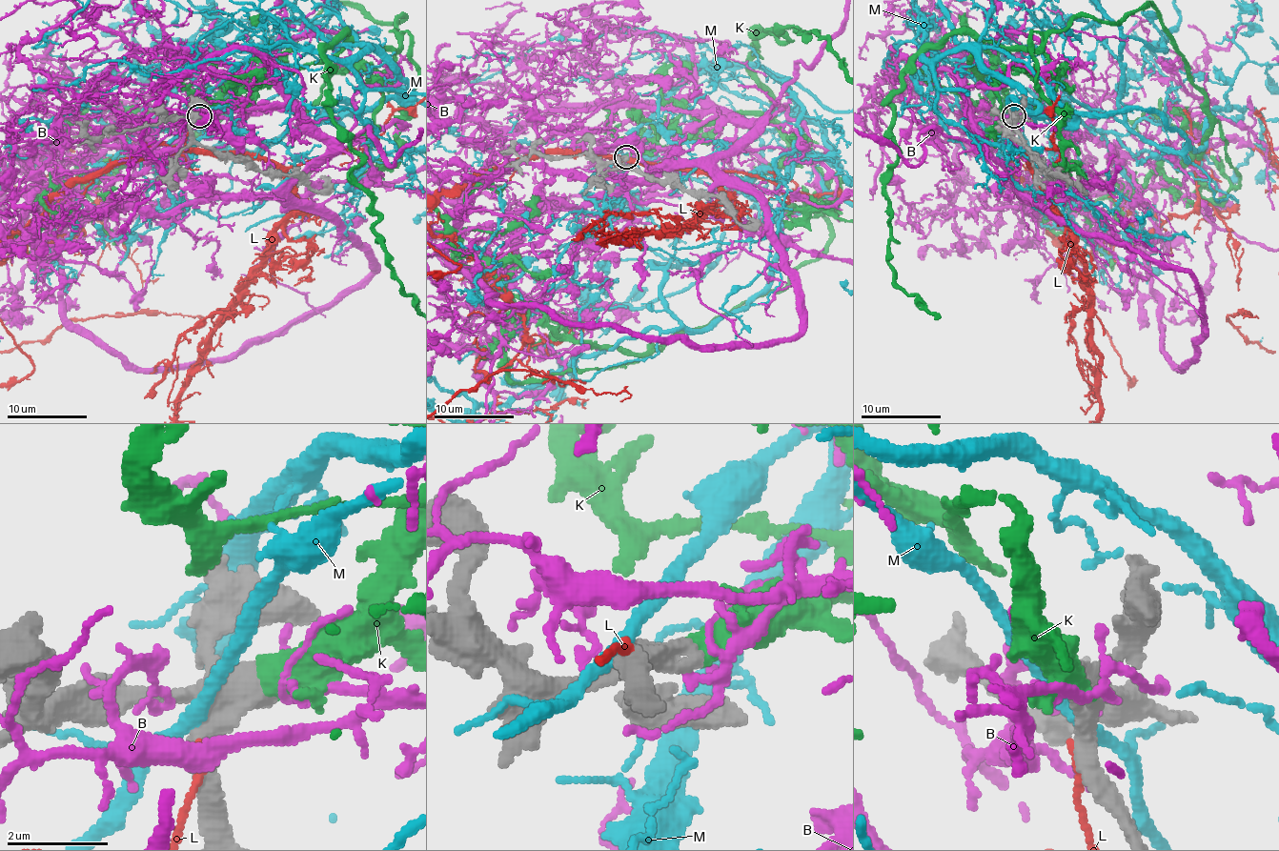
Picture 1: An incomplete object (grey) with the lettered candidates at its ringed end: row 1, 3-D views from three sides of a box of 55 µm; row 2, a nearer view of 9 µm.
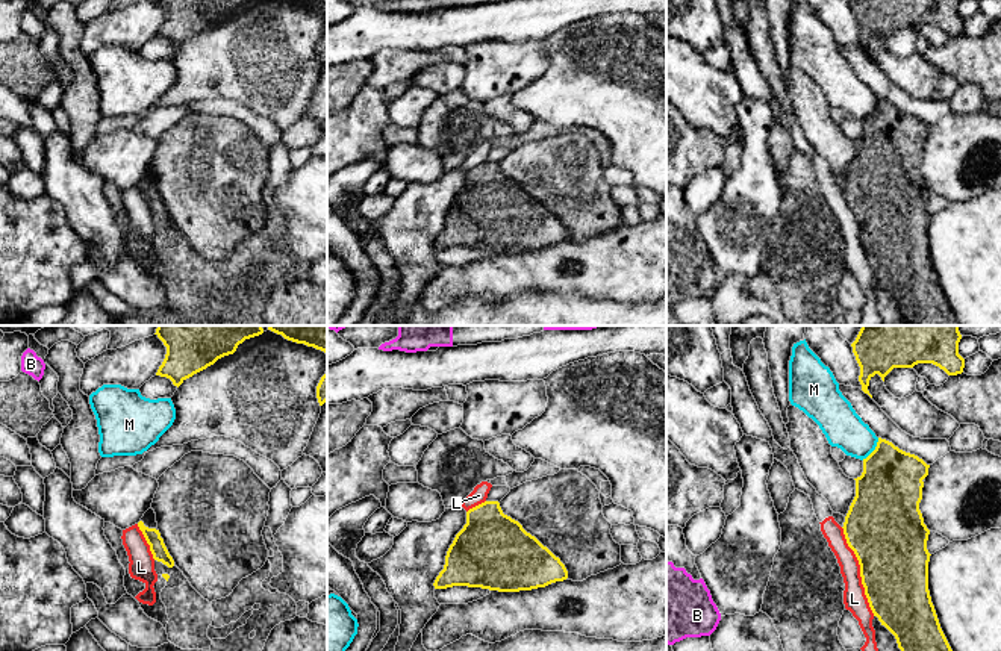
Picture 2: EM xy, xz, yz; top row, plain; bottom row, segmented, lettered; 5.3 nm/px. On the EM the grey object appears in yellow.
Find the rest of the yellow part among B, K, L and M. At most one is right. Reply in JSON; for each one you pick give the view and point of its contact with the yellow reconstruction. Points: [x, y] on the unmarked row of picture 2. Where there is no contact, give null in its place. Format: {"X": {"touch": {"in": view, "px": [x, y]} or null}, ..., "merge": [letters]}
{"K": {"touch": null}, "merge": ["K"]}

